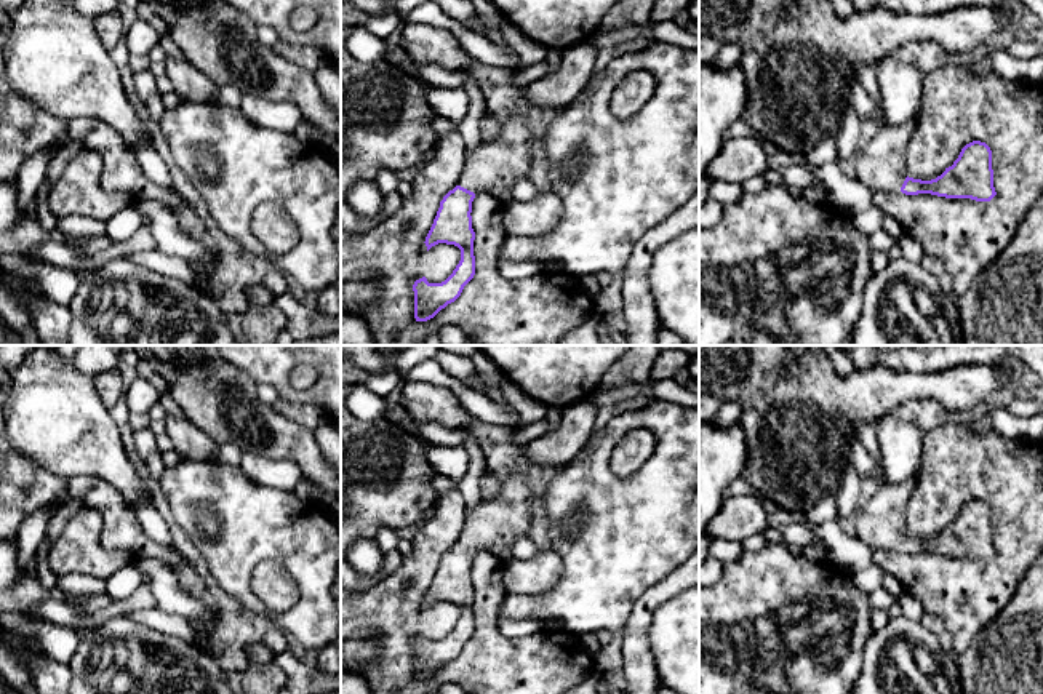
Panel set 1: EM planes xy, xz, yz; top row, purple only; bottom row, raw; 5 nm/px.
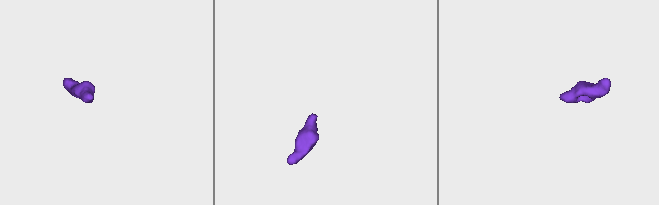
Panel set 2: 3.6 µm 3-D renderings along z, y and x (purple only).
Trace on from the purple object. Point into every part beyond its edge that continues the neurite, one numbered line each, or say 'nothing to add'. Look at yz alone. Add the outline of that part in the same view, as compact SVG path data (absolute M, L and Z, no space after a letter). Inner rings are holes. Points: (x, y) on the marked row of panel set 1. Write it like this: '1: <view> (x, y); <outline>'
1: yz (880, 165); M918 120L904 126L886 125L861 146L854 177L872 192L901 192L907 177L905 150Z

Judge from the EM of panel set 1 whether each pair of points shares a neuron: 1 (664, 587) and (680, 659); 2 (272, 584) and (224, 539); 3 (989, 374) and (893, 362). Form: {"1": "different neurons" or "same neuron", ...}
{"1": "different neurons", "2": "different neurons", "3": "different neurons"}

